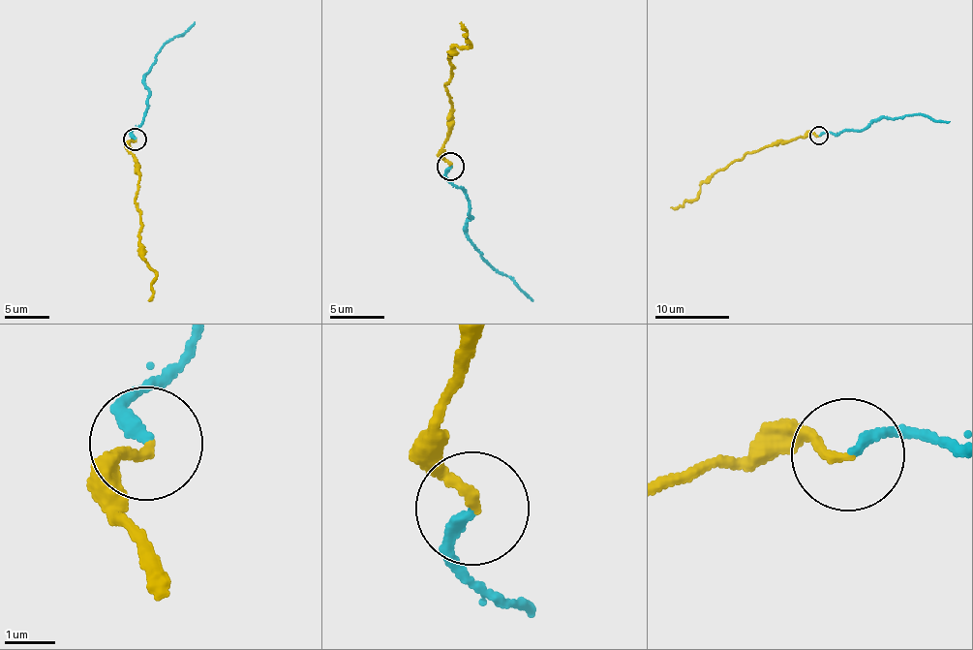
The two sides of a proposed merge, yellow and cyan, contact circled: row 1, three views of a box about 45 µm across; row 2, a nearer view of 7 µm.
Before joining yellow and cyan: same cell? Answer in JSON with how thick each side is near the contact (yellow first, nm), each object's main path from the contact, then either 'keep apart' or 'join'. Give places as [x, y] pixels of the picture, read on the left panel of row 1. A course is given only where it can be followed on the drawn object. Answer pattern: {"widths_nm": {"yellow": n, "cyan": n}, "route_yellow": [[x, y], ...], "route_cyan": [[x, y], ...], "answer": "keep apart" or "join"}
{"widths_nm": {"yellow": 190, "cyan": 220}, "route_yellow": [[134, 139], [130, 143], [138, 178], [136, 196], [141, 257], [156, 275], [149, 300]], "route_cyan": [[134, 139], [131, 131], [137, 127], [147, 108], [144, 75], [166, 43], [195, 22]], "answer": "join"}

